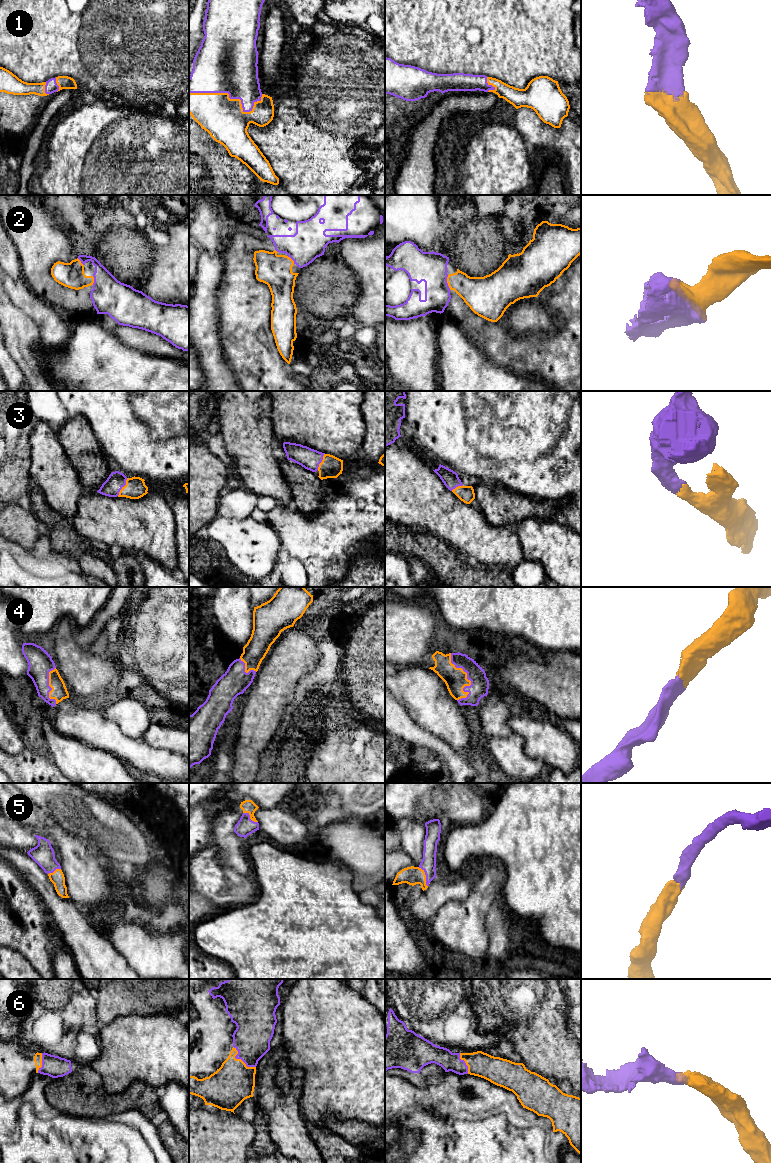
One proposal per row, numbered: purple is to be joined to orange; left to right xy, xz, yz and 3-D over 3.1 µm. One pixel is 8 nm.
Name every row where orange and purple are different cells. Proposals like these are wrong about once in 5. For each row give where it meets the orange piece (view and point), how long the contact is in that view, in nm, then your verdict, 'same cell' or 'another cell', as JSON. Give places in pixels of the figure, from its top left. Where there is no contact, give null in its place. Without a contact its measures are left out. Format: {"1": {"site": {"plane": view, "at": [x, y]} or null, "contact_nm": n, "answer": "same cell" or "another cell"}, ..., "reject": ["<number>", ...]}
{"1": {"site": {"plane": "xz", "at": [229, 98]}, "contact_nm": 600, "answer": "same cell"}, "2": {"site": {"plane": "yz", "at": [447, 282]}, "contact_nm": 120, "answer": "same cell"}, "3": {"site": {"plane": "xy", "at": [123, 487]}, "contact_nm": 170, "answer": "same cell"}, "4": {"site": {"plane": "yz", "at": [467, 679]}, "contact_nm": 380, "answer": "same cell"}, "5": {"site": {"plane": "yz", "at": [425, 876]}, "contact_nm": 180, "answer": "same cell"}, "6": {"site": {"plane": "xz", "at": [240, 1059]}, "contact_nm": 260, "answer": "same cell"}, "reject": []}

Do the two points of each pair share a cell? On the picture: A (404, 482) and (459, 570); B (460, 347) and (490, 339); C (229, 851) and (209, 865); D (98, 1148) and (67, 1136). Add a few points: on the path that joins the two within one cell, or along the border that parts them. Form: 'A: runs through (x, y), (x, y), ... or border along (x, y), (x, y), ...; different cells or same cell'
A: border along (418, 527), (425, 528), (440, 537), (457, 552); different cells
B: border along (483, 351), (493, 363), (500, 367); different cells
C: border along (211, 845), (218, 849), (218, 857), (237, 873); different cells
D: runs through (90, 1148), (79, 1148), (75, 1144); same cell

